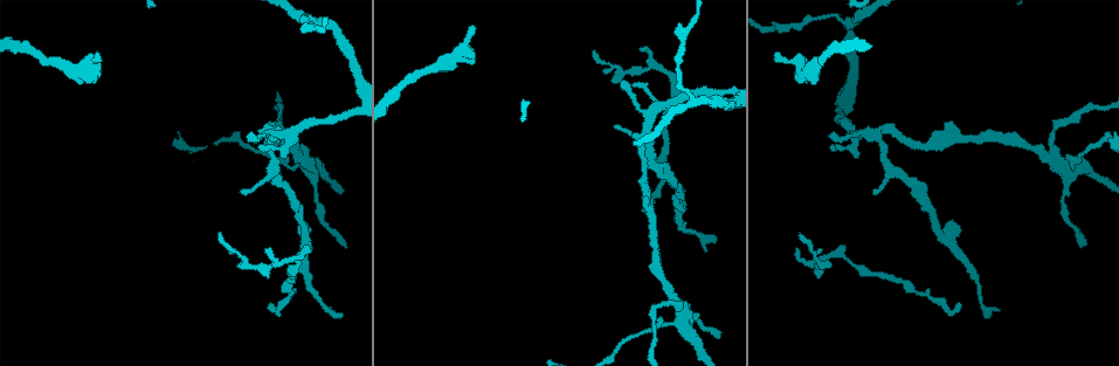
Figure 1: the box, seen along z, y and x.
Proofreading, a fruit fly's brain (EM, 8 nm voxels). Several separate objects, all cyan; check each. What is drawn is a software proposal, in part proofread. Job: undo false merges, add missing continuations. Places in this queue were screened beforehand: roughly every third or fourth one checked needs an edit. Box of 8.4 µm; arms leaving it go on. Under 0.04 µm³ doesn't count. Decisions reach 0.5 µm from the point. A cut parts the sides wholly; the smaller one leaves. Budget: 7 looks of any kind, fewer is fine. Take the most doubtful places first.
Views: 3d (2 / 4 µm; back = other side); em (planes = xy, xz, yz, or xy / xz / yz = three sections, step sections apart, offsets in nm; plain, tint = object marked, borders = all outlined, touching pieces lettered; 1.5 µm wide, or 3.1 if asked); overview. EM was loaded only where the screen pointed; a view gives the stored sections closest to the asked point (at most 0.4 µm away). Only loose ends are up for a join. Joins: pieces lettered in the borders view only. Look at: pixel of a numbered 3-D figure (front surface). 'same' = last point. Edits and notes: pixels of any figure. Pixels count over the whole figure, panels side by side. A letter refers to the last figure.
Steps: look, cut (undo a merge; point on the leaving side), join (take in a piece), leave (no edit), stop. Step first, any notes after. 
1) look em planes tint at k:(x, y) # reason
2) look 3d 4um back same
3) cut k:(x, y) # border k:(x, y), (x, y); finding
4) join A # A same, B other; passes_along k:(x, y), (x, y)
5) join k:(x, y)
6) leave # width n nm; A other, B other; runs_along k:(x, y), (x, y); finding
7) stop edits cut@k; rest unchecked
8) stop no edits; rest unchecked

look 3d 4um at 1:(719, 334) # thin end

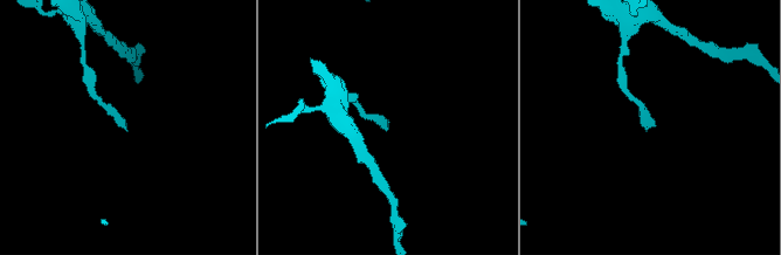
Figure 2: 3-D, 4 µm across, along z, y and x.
look em yz step 8 borders at 2:(389, 122)

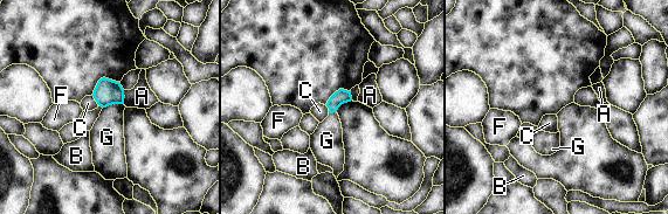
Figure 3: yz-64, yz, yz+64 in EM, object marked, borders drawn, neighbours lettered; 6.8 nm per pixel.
look em planes borders same # cut it another way

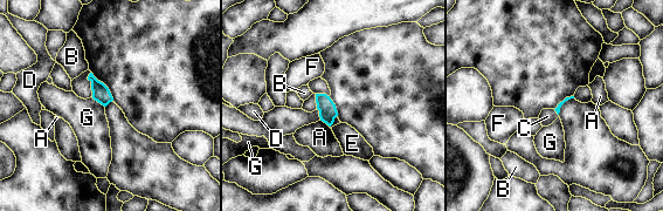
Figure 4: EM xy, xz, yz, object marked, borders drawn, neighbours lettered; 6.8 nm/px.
leave # A other, B other, C other, D other, E other, F other, G other; border 4:(316, 93), (325, 93), (329, 96); none of them fits

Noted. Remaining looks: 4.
look em xz step 4 tint at 1:(1072, 164) # sudden change in width

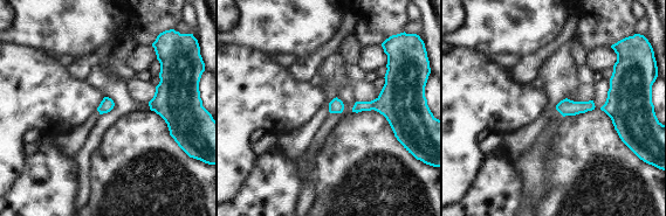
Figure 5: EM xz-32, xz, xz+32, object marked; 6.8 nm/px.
look em planes borders same # cut it another way

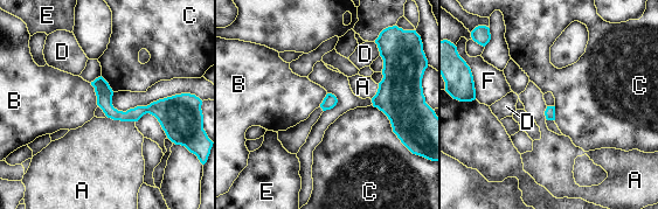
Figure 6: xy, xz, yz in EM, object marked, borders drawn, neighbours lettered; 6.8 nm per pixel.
leave # width 90 nm; A other, B other, C other, D other, E other, F other; border 6:(90, 83), (98, 105); continuous, no second neuron

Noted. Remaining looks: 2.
look 3d 2um at 1:(472, 26)

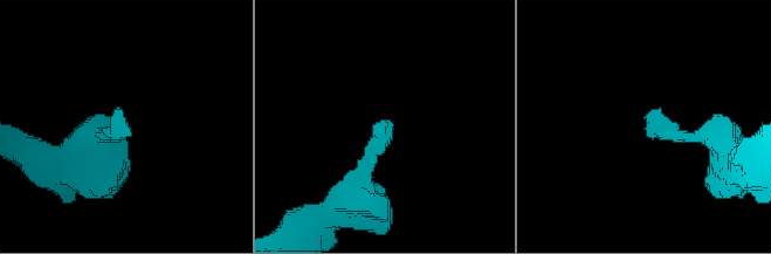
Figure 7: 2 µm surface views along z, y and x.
look em planes borders at 7:(387, 119)

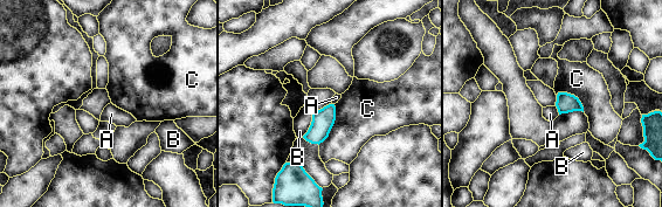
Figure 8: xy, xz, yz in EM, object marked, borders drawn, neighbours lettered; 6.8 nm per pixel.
leave # longest_contact C 300 nm; A other, B other, C other; border 8:(556, 105), (559, 114); no lettered piece goes on from it

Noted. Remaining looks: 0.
stop no edits; rest unchecked

